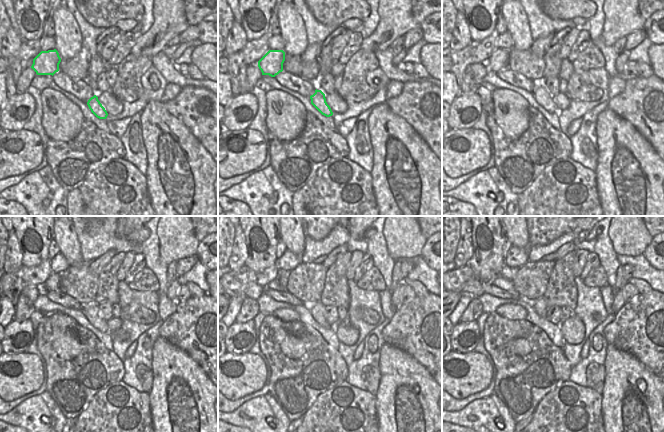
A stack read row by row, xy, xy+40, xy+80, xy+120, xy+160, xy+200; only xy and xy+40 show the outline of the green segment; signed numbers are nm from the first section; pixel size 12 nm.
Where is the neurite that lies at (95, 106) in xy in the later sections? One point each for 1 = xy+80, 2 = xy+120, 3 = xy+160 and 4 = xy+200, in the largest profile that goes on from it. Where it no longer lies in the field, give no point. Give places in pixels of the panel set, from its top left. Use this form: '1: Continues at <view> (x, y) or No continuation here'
1: Continues at xy+80 (542, 96)
2: Continues at xy+120 (93, 314)
3: Continues at xy+160 (318, 313)
4: Continues at xy+200 (541, 311)

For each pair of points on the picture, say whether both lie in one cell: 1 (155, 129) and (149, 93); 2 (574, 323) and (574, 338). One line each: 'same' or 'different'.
1: different
2: same

